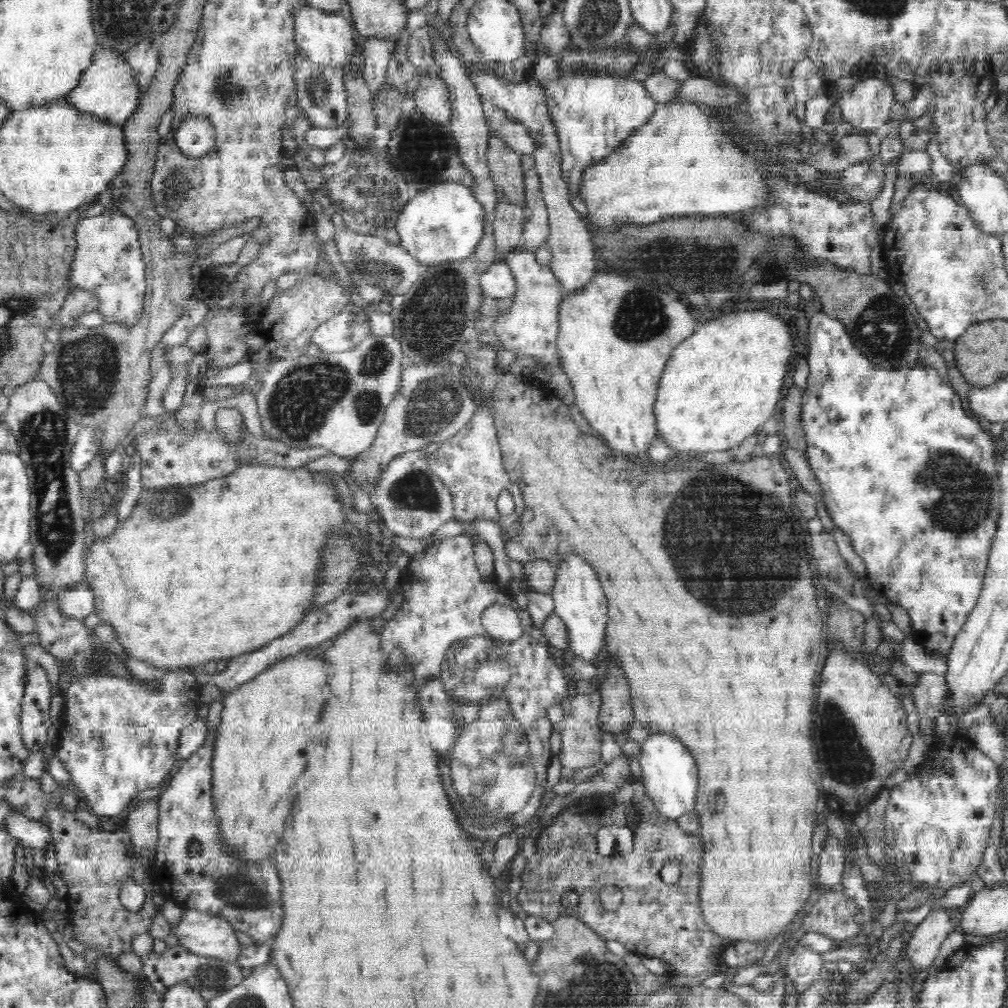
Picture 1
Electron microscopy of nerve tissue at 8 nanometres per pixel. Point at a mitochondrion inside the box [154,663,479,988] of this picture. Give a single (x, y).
(241, 889)

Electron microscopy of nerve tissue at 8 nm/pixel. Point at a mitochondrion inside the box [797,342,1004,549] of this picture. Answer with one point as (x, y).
(956, 494)

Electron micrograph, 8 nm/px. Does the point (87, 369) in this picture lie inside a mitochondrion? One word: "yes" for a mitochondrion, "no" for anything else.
yes

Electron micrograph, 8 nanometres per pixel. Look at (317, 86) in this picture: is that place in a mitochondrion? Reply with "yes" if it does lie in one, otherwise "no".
yes

